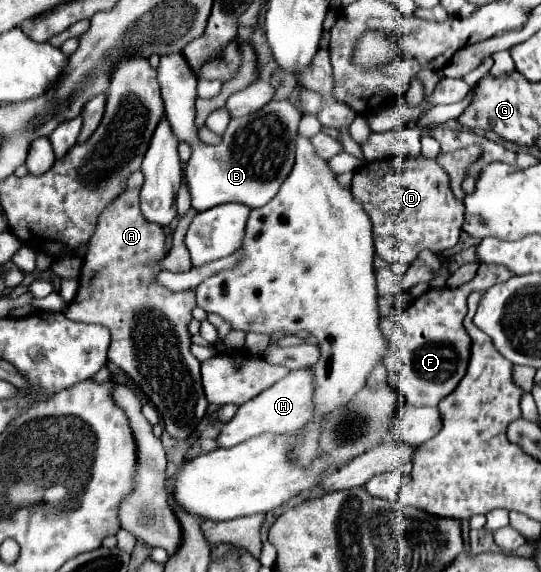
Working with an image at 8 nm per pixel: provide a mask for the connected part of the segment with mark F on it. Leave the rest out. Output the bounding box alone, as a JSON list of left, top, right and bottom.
[380,266,512,406]

